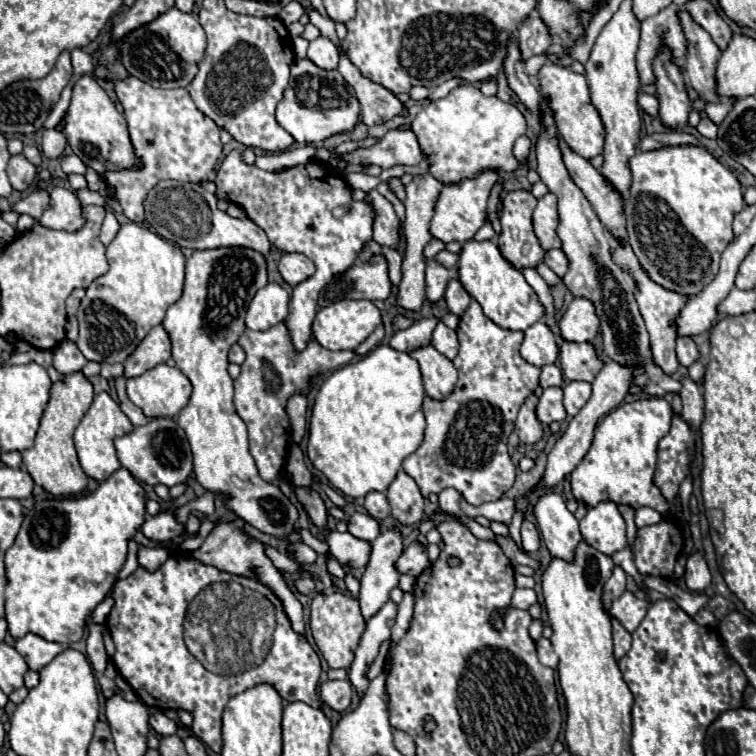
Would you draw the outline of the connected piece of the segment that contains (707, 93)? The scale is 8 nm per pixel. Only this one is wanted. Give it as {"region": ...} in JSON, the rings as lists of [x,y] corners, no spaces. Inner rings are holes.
{"region":[[[680,10],[678,12],[684,36],[686,36],[686,76],[690,78],[692,86],[698,90],[700,98],[704,98],[706,102],[718,100],[716,96],[716,80],[714,80],[714,72],[716,72],[716,62],[720,58],[720,50],[718,46],[712,42],[710,34],[700,28],[694,18],[690,16],[690,12]]]}

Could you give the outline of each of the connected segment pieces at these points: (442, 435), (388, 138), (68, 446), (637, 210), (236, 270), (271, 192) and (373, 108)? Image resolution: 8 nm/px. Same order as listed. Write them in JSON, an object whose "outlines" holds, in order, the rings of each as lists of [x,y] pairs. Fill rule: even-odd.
{"outlines":[[[[476,300],[470,302],[458,324],[460,352],[452,360],[458,370],[458,382],[444,400],[424,398],[426,432],[414,454],[402,462],[402,470],[420,486],[422,494],[440,492],[448,486],[462,492],[472,504],[494,502],[514,484],[514,464],[508,456],[508,436],[520,404],[538,386],[540,370],[520,356],[522,332],[500,328],[484,316]]],[[[390,130],[382,140],[370,148],[356,148],[340,156],[346,164],[378,164],[382,168],[392,168],[398,164],[416,166],[424,160],[424,152],[418,144],[416,134],[408,130]]],[[[72,372],[72,374],[64,376],[64,380],[54,382],[50,388],[48,406],[40,420],[38,434],[34,438],[34,446],[22,452],[24,466],[26,466],[28,474],[32,476],[32,480],[54,496],[78,494],[88,484],[88,476],[84,476],[84,470],[80,468],[72,436],[74,436],[74,430],[80,424],[82,416],[90,408],[92,400],[94,400],[94,388],[82,372]]],[[[690,144],[636,152],[634,158],[630,158],[630,172],[632,186],[624,204],[624,214],[632,250],[636,252],[642,268],[656,284],[686,296],[696,296],[716,278],[720,256],[734,238],[732,220],[734,214],[744,206],[738,176],[706,148]]],[[[250,248],[196,250],[186,260],[186,284],[182,298],[166,312],[162,326],[172,340],[172,358],[192,382],[192,396],[176,416],[184,428],[192,456],[196,480],[212,494],[220,494],[224,506],[256,530],[288,540],[298,530],[298,508],[282,490],[260,478],[248,452],[246,424],[232,404],[232,378],[228,374],[228,350],[236,344],[244,326],[246,308],[262,286],[268,284],[264,254]]],[[[232,150],[220,164],[218,176],[214,182],[218,186],[216,196],[238,204],[246,212],[246,216],[254,220],[268,234],[268,240],[272,242],[272,246],[276,246],[278,250],[285,253],[306,254],[314,262],[316,266],[314,276],[294,286],[294,292],[290,298],[290,314],[284,320],[290,332],[294,350],[302,352],[310,342],[310,334],[312,334],[310,328],[316,316],[320,290],[334,278],[336,272],[346,272],[356,260],[356,254],[360,252],[364,242],[372,238],[372,208],[368,208],[368,204],[364,202],[354,202],[350,198],[350,186],[346,184],[346,180],[338,176],[334,168],[324,168],[324,162],[320,160],[310,160],[308,164],[300,164],[282,172],[264,172],[256,166],[244,164],[240,160],[240,150]]],[[[340,52],[338,72],[354,88],[360,108],[362,108],[360,118],[366,126],[382,124],[404,110],[404,104],[398,102],[390,90],[382,88],[380,84],[372,84],[370,80],[364,80],[364,76],[360,76],[360,72],[356,72],[356,66],[352,66],[350,60],[342,52]]]]}

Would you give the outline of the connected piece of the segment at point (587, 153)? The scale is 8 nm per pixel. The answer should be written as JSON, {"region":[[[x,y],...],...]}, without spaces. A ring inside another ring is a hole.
{"region":[[[544,64],[540,72],[536,74],[536,86],[540,90],[542,100],[546,102],[548,110],[554,116],[558,134],[564,138],[564,142],[582,158],[592,158],[602,152],[604,146],[604,126],[590,102],[590,92],[586,78],[582,74],[576,74],[568,68],[556,66],[556,64]]]}

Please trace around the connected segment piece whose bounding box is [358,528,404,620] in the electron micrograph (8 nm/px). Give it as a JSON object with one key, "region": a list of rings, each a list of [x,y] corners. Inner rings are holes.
{"region":[[[398,528],[382,530],[376,540],[372,540],[372,554],[370,562],[364,570],[364,576],[360,578],[360,608],[362,616],[368,620],[374,616],[390,598],[390,590],[398,584],[398,572],[394,568],[394,562],[404,550],[402,534]]]}

